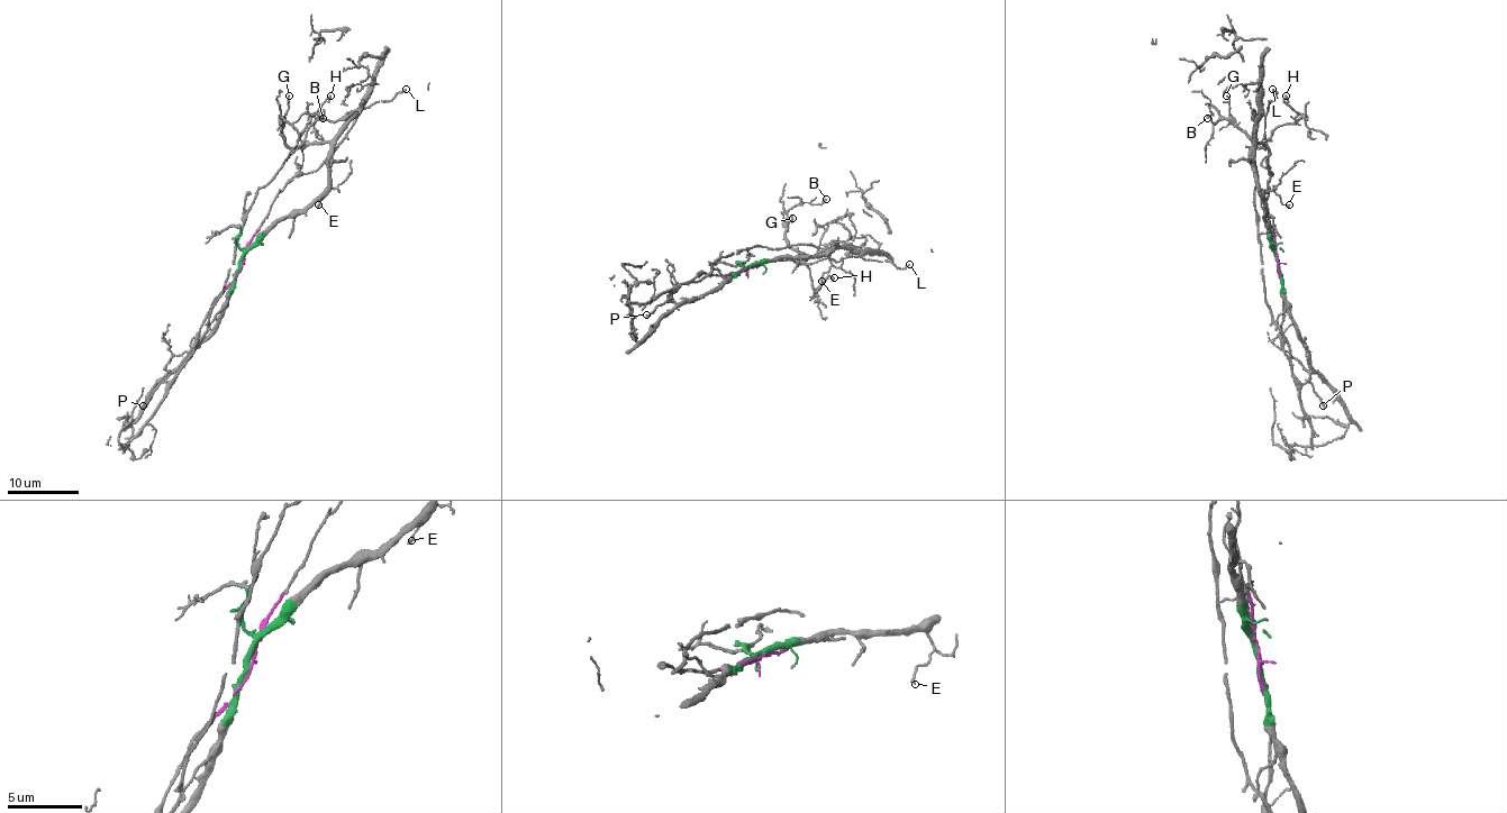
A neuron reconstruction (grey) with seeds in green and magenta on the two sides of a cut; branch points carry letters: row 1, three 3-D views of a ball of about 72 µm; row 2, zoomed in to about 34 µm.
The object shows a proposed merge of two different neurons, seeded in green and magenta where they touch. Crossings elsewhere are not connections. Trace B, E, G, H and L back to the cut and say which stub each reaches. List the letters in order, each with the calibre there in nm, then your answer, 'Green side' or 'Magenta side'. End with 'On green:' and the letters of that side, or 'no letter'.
B: Thickness 160 nm. Green side
E: Thickness 130 nm. Green side
G: Thickness 110 nm. Green side
H: Thickness 180 nm. Green side
L: Thickness 140 nm. Magenta side
On green: B, E, G, H

